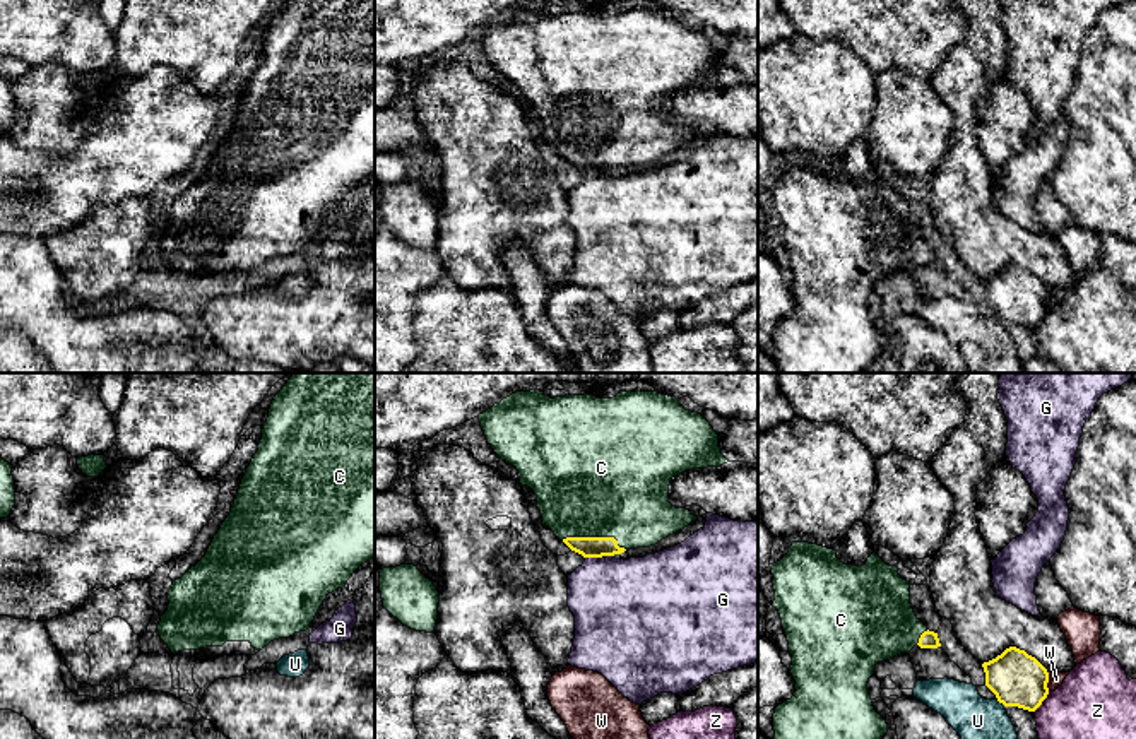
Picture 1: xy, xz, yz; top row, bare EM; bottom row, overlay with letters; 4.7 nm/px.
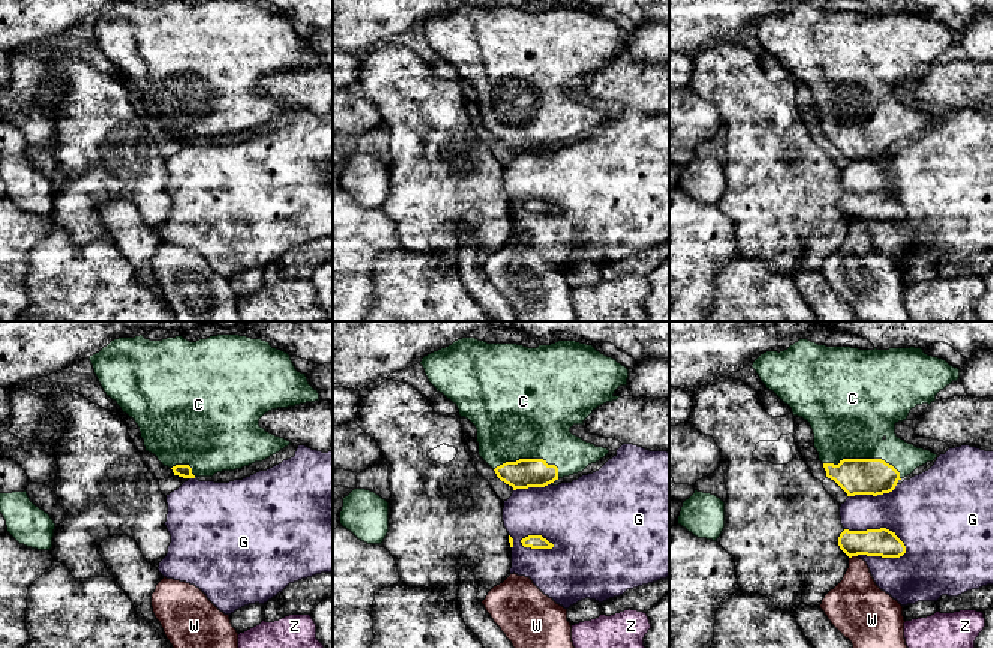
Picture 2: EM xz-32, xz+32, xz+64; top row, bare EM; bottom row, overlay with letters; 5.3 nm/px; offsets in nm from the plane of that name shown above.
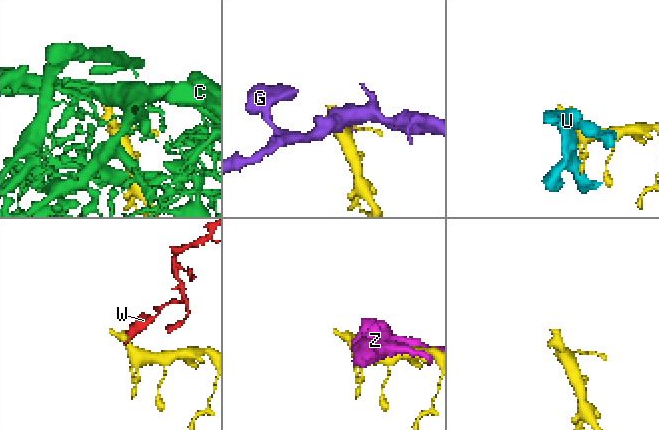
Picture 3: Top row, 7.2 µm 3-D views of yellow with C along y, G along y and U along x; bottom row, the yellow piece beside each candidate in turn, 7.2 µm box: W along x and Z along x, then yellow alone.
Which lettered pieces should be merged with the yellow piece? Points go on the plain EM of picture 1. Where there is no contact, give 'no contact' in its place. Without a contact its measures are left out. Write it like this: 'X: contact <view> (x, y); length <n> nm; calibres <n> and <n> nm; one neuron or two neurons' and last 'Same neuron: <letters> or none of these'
C: contact xz (594, 154); length 300 nm; calibres 100 and 500 nm; one neuron
G: contact xz (599, 173); length 140 nm; calibres 100 and 440 nm; two neurons
U: contact yz (1001, 319); length 50 nm; calibres 260 and 240 nm; two neurons
W: contact yz (1047, 298); length 90 nm; calibres 260 and 70 nm; two neurons
Z: contact yz (1042, 317); length 130 nm; calibres 260 and 400 nm; two neurons
Same neuron: C

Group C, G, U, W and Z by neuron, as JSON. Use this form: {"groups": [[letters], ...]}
{"groups": [["C"], ["G"], ["U"], ["W"], ["Z"]]}

